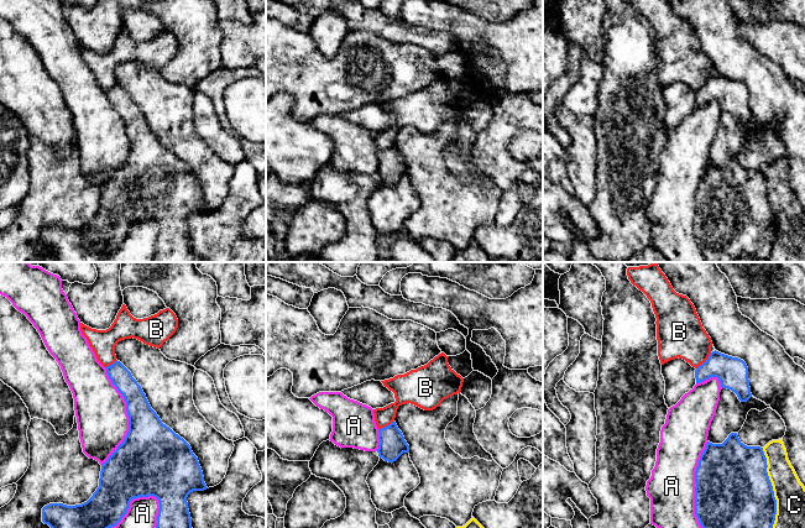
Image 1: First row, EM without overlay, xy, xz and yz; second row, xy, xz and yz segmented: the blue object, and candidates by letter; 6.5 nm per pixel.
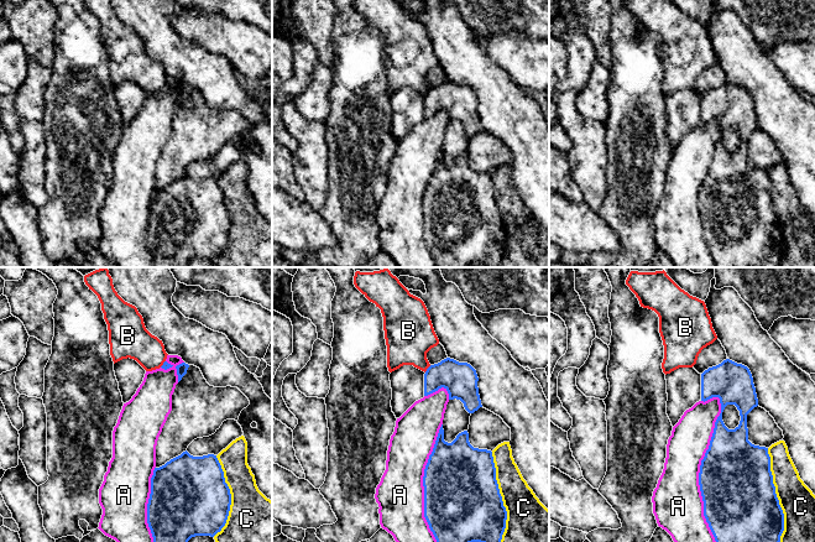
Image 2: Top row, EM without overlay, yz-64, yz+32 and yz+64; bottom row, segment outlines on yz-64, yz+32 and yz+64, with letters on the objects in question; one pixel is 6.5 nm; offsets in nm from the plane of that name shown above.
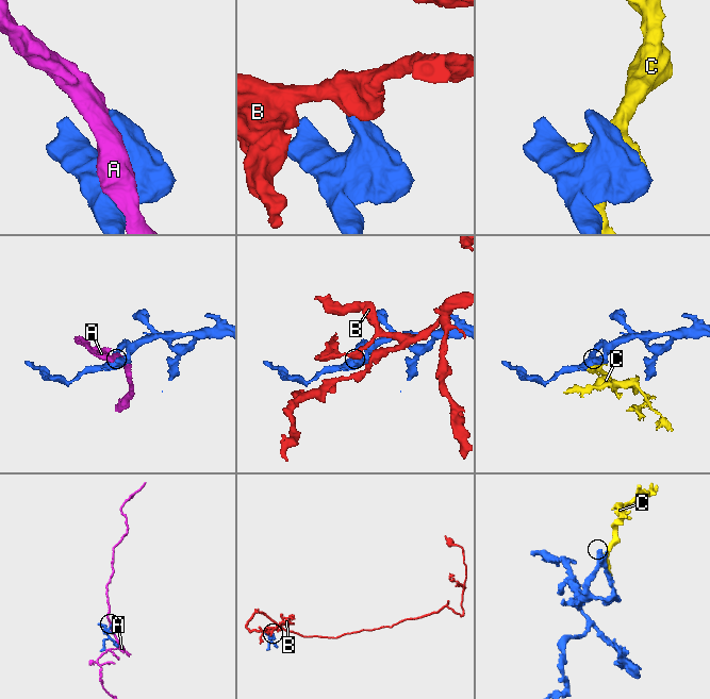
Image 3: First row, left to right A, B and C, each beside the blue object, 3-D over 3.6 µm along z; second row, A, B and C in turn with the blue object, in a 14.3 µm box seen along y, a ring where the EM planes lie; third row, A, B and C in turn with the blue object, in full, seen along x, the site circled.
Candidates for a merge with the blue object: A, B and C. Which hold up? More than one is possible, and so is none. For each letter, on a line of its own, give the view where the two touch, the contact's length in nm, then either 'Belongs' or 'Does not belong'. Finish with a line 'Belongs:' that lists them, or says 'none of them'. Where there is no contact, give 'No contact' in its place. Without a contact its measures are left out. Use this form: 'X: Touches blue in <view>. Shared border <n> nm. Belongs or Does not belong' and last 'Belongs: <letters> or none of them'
A: Touches blue in xy. Shared border 650 nm. Does not belong
B: Touches blue in yz. Shared border 150 nm. Does not belong
C: Touches blue in yz. Shared border 550 nm. Does not belong
Belongs: none of them

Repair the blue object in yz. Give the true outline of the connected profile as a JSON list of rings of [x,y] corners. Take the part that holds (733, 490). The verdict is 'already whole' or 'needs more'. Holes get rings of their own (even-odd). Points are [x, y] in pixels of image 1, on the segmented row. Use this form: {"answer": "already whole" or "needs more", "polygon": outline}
{"answer": "already whole", "polygon": [[[737,433],[722,444],[707,441],[695,471],[695,514],[702,528],[773,528],[777,500],[763,448],[744,445]]]}

